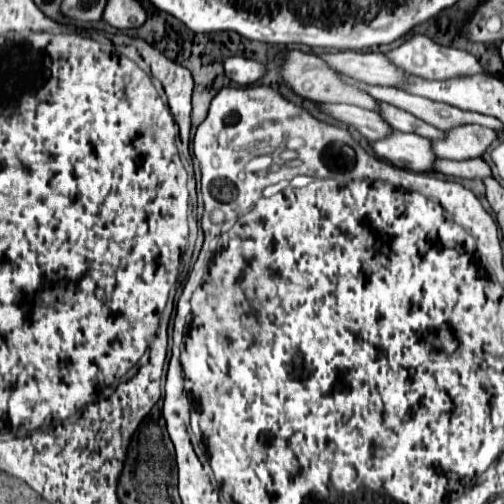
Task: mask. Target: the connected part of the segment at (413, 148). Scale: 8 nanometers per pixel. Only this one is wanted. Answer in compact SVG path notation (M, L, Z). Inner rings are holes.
M393 130L385 138L373 140L371 146L379 158L413 172L431 172L431 162L435 160L435 154L431 154L431 142L419 134Z

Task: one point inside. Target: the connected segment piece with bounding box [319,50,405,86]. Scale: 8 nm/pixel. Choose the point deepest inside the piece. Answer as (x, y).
(371, 67)

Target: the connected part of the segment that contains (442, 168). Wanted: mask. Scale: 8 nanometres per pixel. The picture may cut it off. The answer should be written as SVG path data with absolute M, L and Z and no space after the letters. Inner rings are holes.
M481 158L435 160L433 170L441 172L441 174L447 174L447 176L459 176L459 178L485 178L485 176L491 176L491 168Z

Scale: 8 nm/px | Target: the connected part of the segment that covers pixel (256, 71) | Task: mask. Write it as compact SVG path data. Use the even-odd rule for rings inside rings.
M233 56L233 58L225 60L225 74L227 74L227 78L231 78L233 82L237 82L241 86L249 86L265 74L265 68L263 68L263 64L259 64L255 60Z

